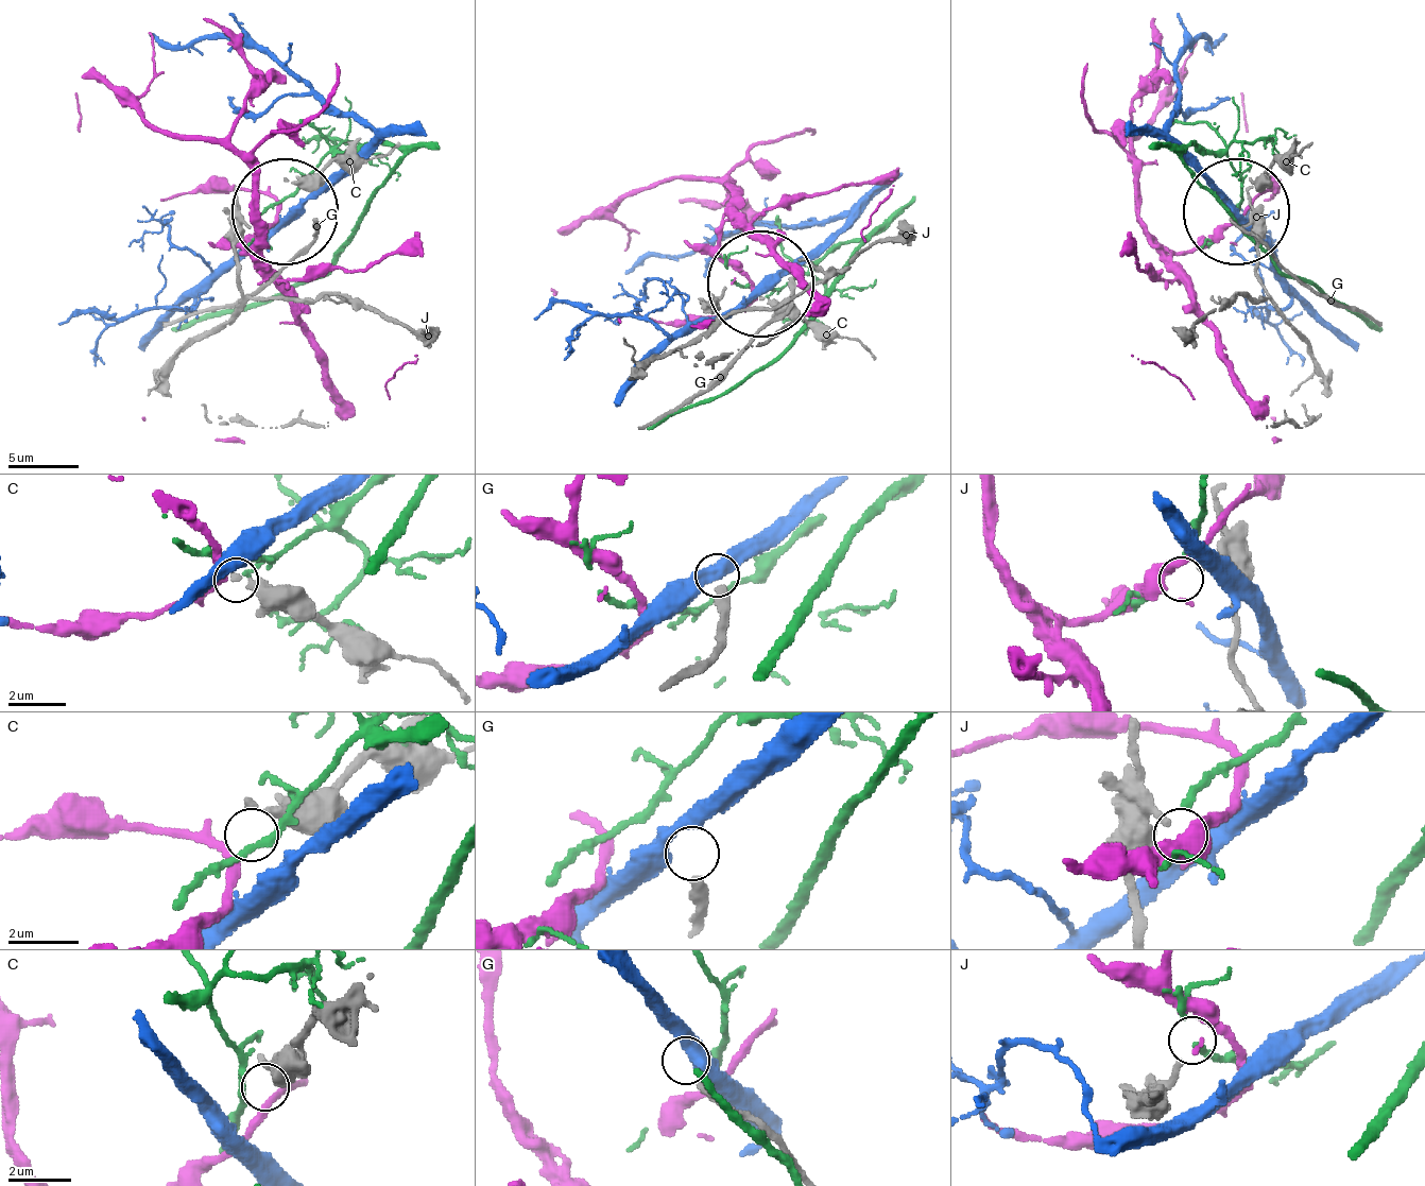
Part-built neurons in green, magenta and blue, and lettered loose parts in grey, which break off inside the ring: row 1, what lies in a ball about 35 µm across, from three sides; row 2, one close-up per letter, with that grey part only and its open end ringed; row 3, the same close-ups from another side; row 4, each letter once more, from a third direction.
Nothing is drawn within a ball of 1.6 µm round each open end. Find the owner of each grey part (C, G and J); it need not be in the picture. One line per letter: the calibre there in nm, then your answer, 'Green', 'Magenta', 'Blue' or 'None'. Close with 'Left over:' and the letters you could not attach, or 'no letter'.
C: Thickness 360 nm. Magenta
G: Thickness 280 nm. None
J: Thickness 200 nm. None
Left over: G, J

